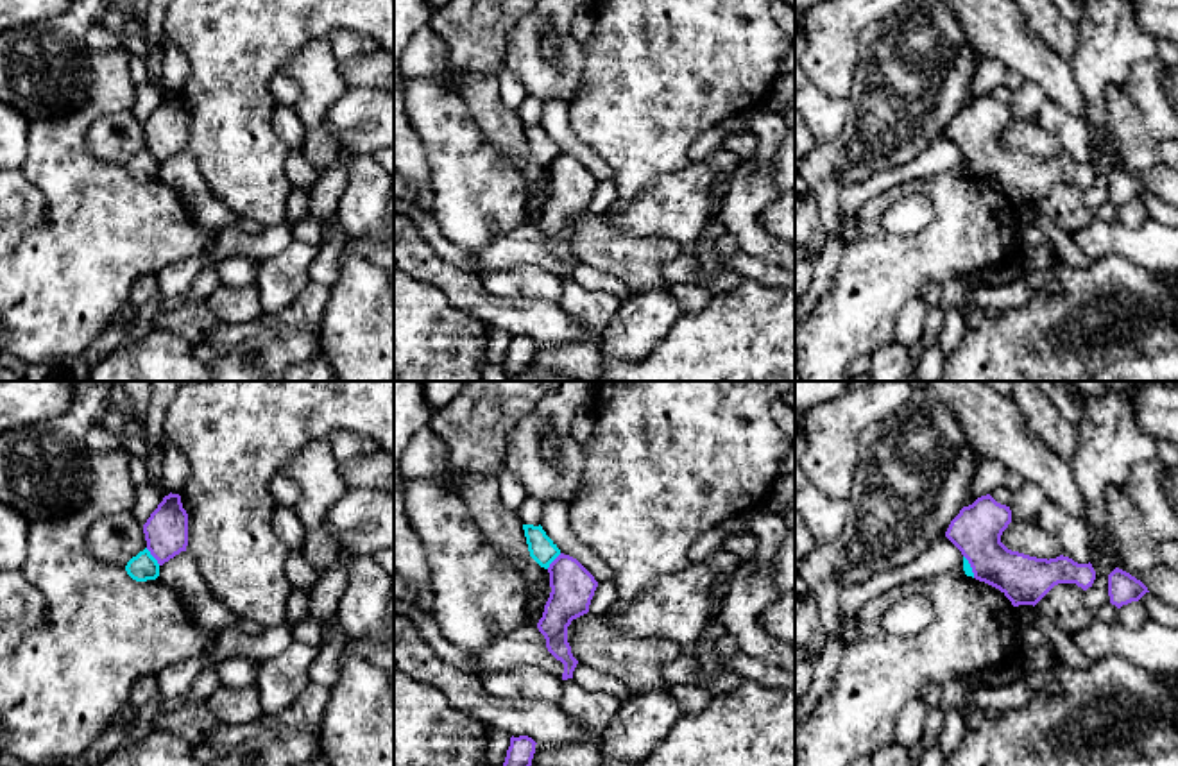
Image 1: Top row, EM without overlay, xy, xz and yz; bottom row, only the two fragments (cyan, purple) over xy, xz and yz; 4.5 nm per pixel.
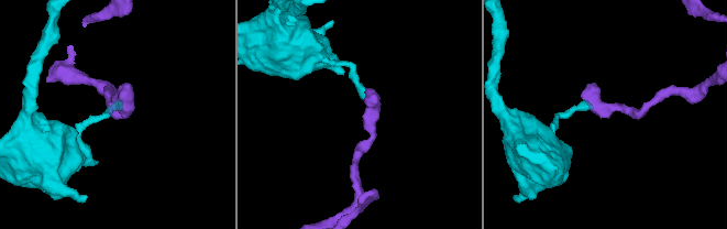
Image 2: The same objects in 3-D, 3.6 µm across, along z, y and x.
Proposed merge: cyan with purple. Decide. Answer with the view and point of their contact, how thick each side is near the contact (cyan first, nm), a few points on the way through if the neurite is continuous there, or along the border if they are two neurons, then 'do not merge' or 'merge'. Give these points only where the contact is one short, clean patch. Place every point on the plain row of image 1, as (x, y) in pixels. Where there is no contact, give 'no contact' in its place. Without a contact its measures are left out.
contact xy (153, 156); calibres 120 and 190 nm; border xy (145, 147), (160, 163); do not merge

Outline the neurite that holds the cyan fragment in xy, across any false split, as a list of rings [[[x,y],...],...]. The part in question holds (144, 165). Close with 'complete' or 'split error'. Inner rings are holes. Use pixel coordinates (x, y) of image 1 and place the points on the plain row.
[[[145,147],[127,161],[125,170],[136,181],[156,179],[159,175],[159,163]]]; complete

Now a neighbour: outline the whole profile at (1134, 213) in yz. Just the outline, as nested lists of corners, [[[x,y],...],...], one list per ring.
[[[1131,200],[1119,208],[1117,218],[1130,227],[1137,227],[1148,220],[1148,211],[1140,200]]]

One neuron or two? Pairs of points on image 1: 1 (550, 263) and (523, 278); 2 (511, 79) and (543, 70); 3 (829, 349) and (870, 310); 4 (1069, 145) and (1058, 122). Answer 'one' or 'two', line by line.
1: two
2: two
3: one
4: one

